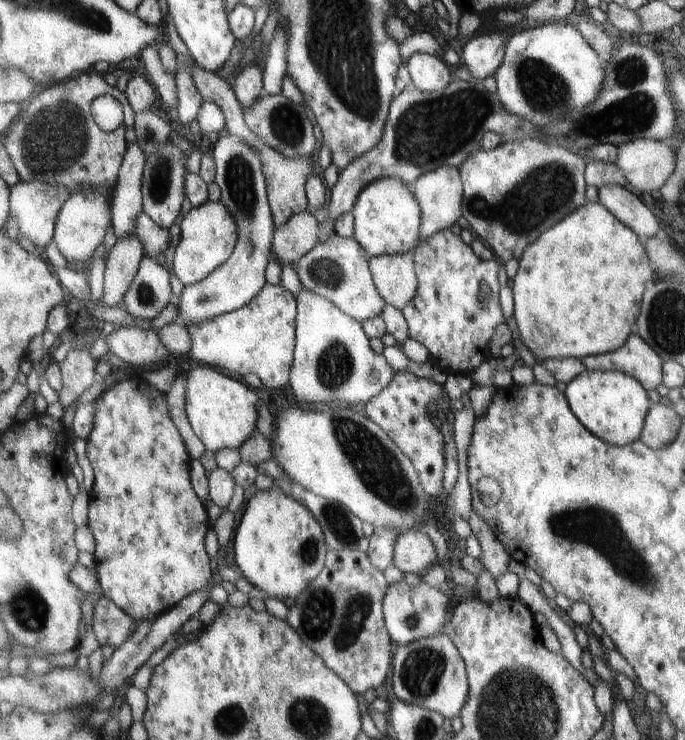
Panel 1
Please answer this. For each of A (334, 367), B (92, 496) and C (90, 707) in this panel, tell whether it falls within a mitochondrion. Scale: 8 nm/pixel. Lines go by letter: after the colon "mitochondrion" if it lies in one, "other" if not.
A: mitochondrion
B: other
C: other

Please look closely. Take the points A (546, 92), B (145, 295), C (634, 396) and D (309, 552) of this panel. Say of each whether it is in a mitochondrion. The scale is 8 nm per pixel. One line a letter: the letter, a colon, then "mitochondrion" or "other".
A: mitochondrion
B: mitochondrion
C: other
D: mitochondrion

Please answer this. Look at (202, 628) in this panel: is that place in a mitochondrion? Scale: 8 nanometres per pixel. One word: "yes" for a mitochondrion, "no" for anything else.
no

